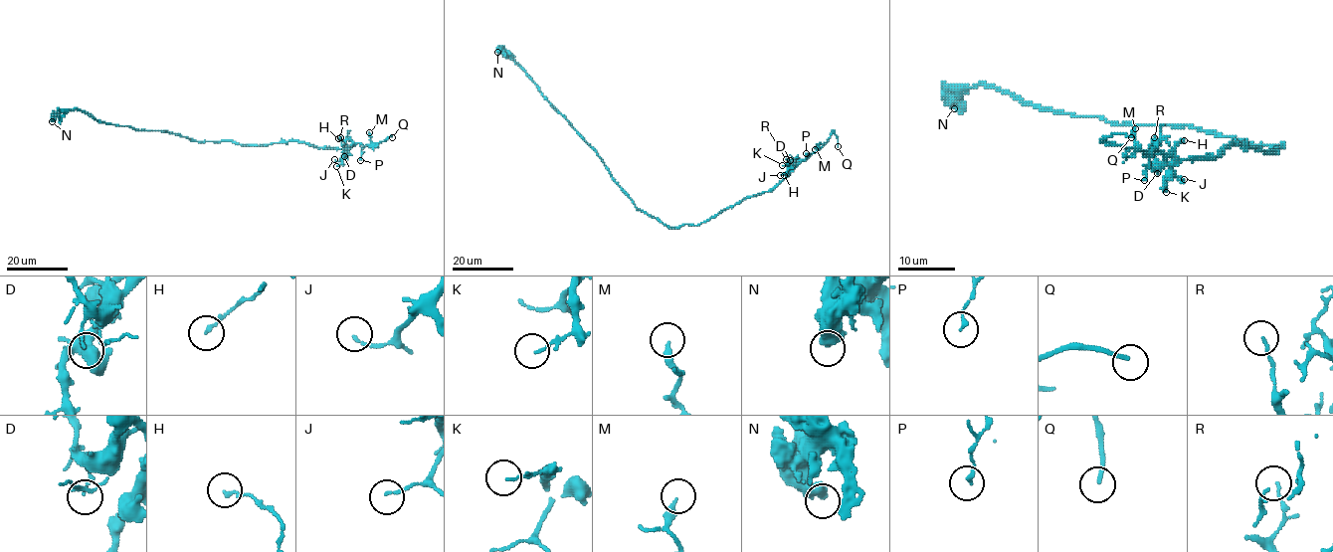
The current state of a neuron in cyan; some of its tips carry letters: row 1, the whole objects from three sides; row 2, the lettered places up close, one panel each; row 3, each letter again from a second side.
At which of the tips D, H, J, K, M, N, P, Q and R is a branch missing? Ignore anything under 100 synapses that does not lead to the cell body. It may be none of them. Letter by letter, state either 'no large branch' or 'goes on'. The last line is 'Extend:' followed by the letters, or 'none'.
D: no large branch
H: no large branch
J: no large branch
K: no large branch
M: no large branch
N: no large branch
P: no large branch
Q: goes on
R: no large branch
Extend: Q

